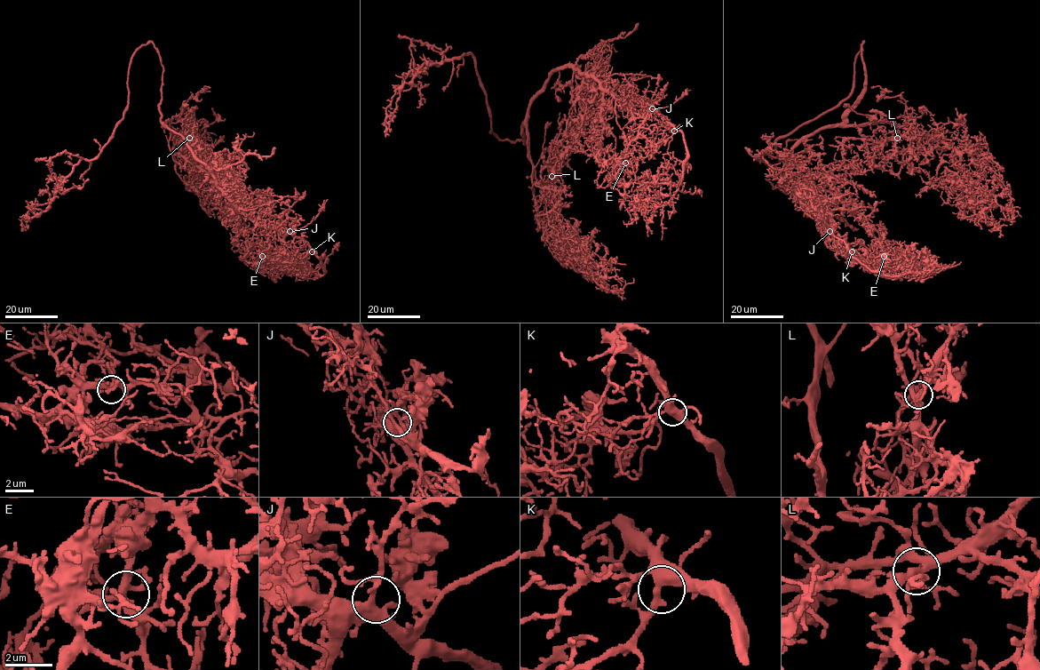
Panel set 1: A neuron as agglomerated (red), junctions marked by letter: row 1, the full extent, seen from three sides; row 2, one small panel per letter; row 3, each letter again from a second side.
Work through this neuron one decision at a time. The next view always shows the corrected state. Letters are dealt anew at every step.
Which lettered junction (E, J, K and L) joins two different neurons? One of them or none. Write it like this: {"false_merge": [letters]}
{"false_merge": []}

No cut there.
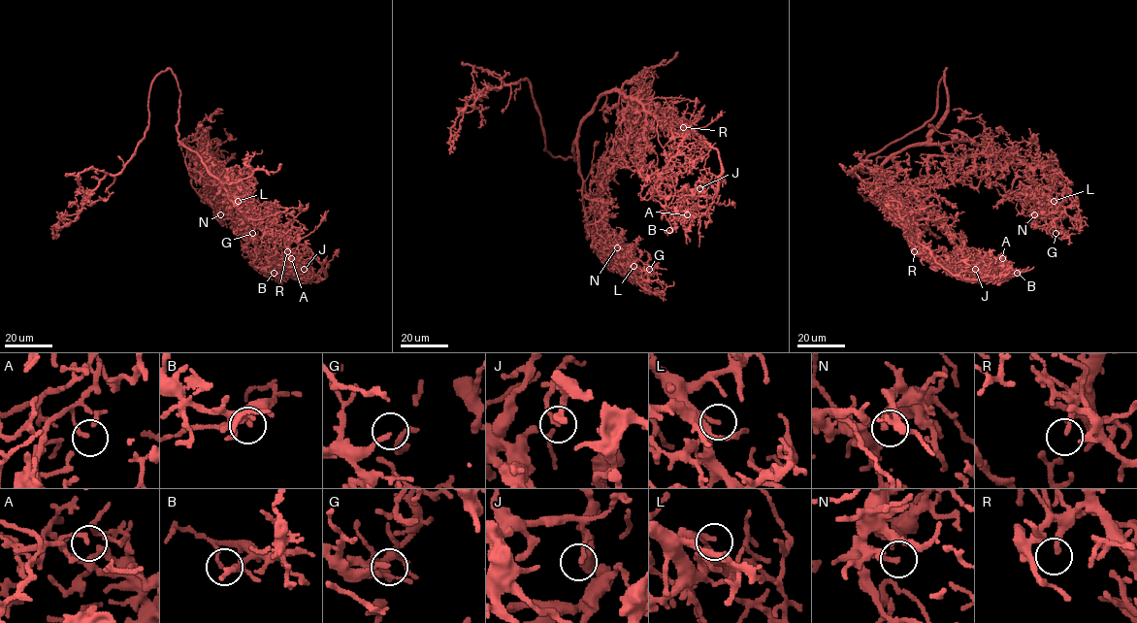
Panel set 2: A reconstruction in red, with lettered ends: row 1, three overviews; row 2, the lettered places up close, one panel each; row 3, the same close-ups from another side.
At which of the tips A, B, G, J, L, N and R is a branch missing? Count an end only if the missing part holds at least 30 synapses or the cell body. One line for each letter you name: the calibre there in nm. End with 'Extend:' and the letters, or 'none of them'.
R: calibre 200 nm
Extend: R

